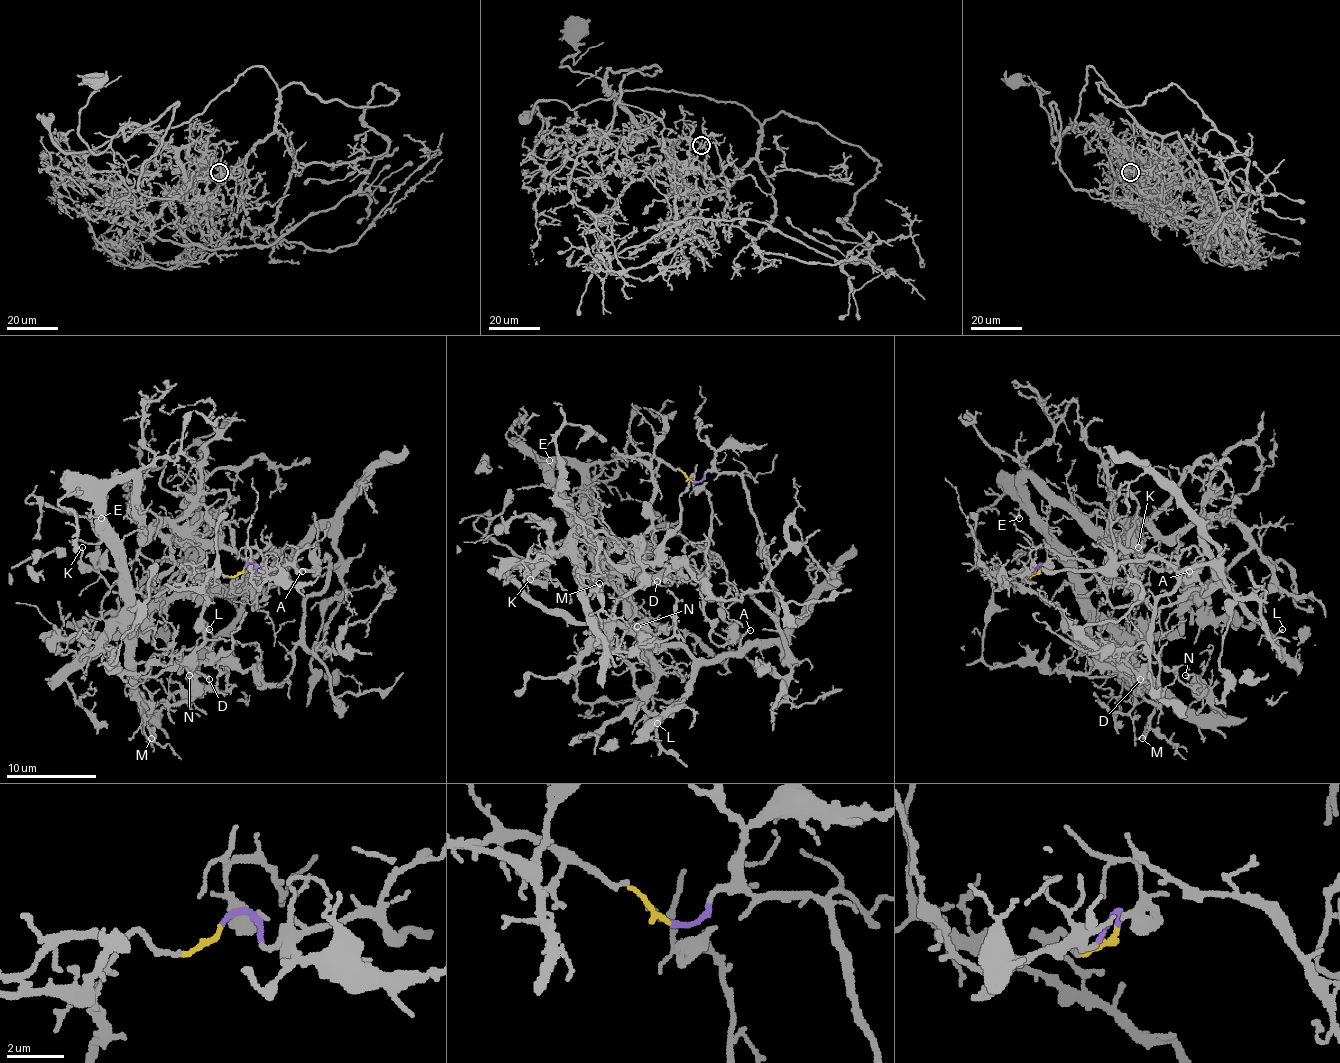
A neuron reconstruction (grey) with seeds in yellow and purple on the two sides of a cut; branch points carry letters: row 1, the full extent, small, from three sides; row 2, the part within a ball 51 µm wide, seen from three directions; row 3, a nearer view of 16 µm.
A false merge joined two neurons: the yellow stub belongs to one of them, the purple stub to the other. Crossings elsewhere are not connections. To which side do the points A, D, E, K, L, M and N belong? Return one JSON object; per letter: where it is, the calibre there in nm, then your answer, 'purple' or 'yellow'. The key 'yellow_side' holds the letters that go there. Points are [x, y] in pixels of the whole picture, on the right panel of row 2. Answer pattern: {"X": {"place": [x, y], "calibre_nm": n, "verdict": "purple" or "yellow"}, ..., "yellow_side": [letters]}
{"A": {"place": [1189, 571], "calibre_nm": 70, "verdict": "purple"}, "D": {"place": [1140, 679], "calibre_nm": 180, "verdict": "yellow"}, "E": {"place": [1019, 518], "calibre_nm": 140, "verdict": "yellow"}, "K": {"place": [1138, 547], "calibre_nm": 160, "verdict": "yellow"}, "L": {"place": [1282, 629], "calibre_nm": 130, "verdict": "purple"}, "M": {"place": [1142, 738], "calibre_nm": 100, "verdict": "yellow"}, "N": {"place": [1185, 675], "calibre_nm": 220, "verdict": "yellow"}, "yellow_side": ["D", "E", "K", "M", "N"]}

